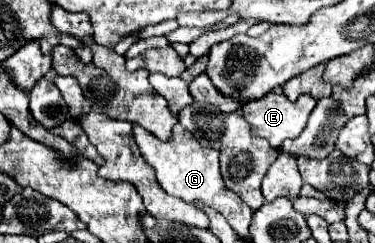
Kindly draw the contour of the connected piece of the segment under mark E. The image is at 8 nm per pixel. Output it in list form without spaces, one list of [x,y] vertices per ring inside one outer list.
[[[270,91],[262,99],[248,101],[242,111],[252,131],[278,149],[284,139],[296,139],[302,133],[314,105],[316,101],[310,95],[292,103],[284,93]]]

